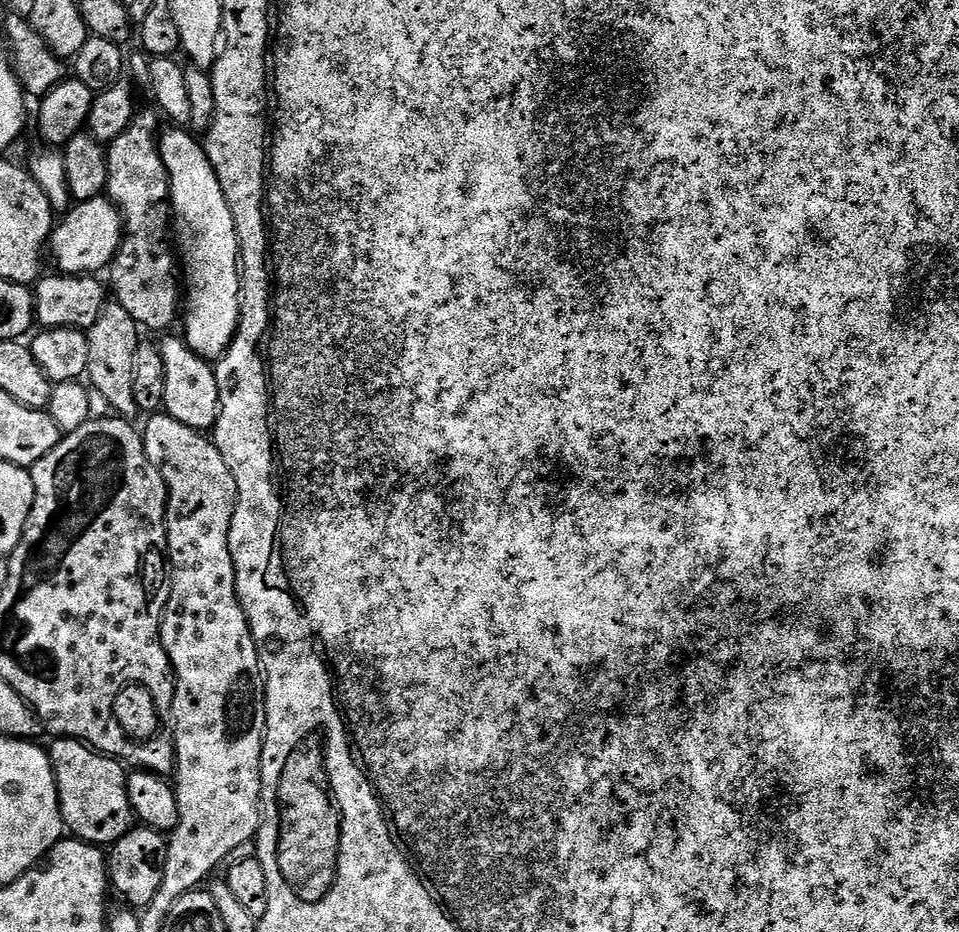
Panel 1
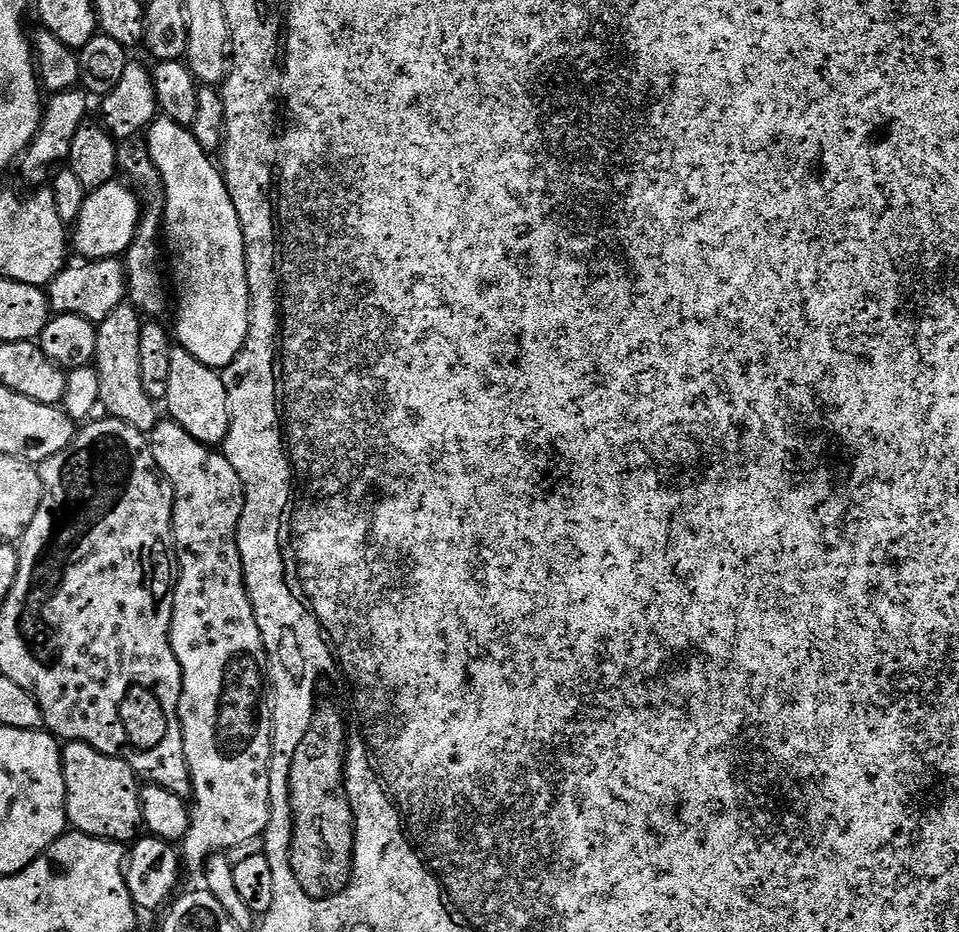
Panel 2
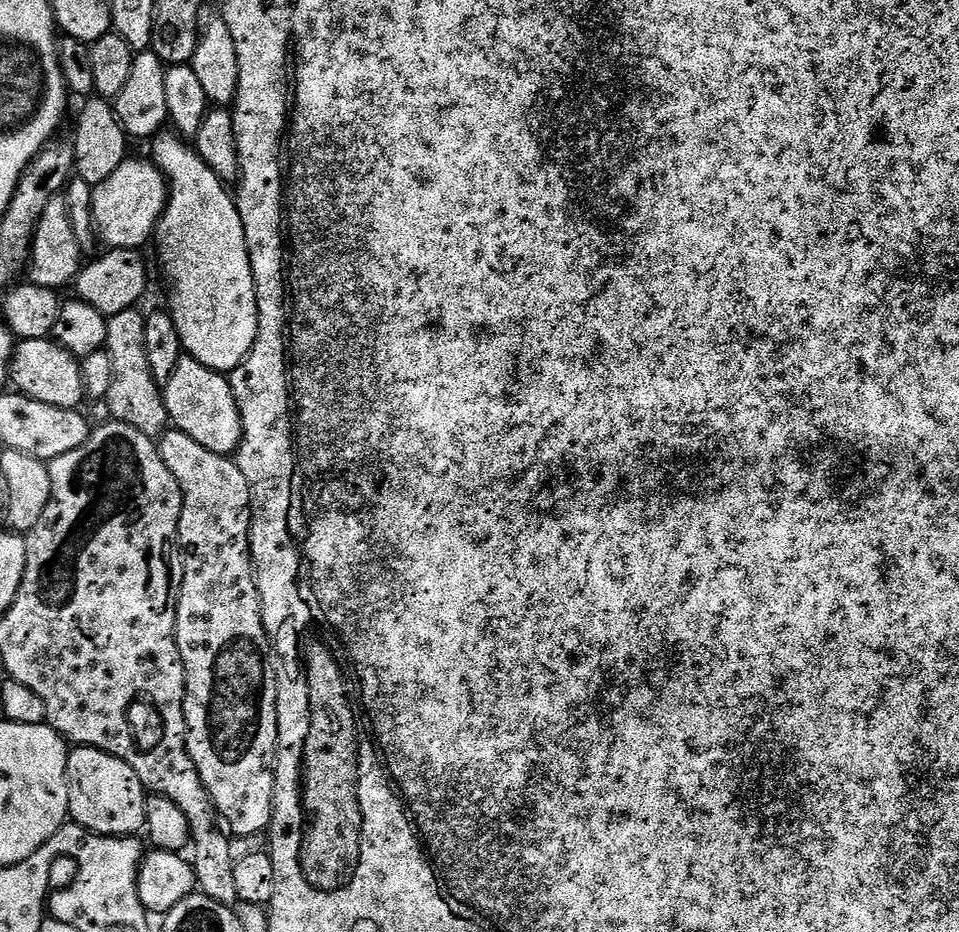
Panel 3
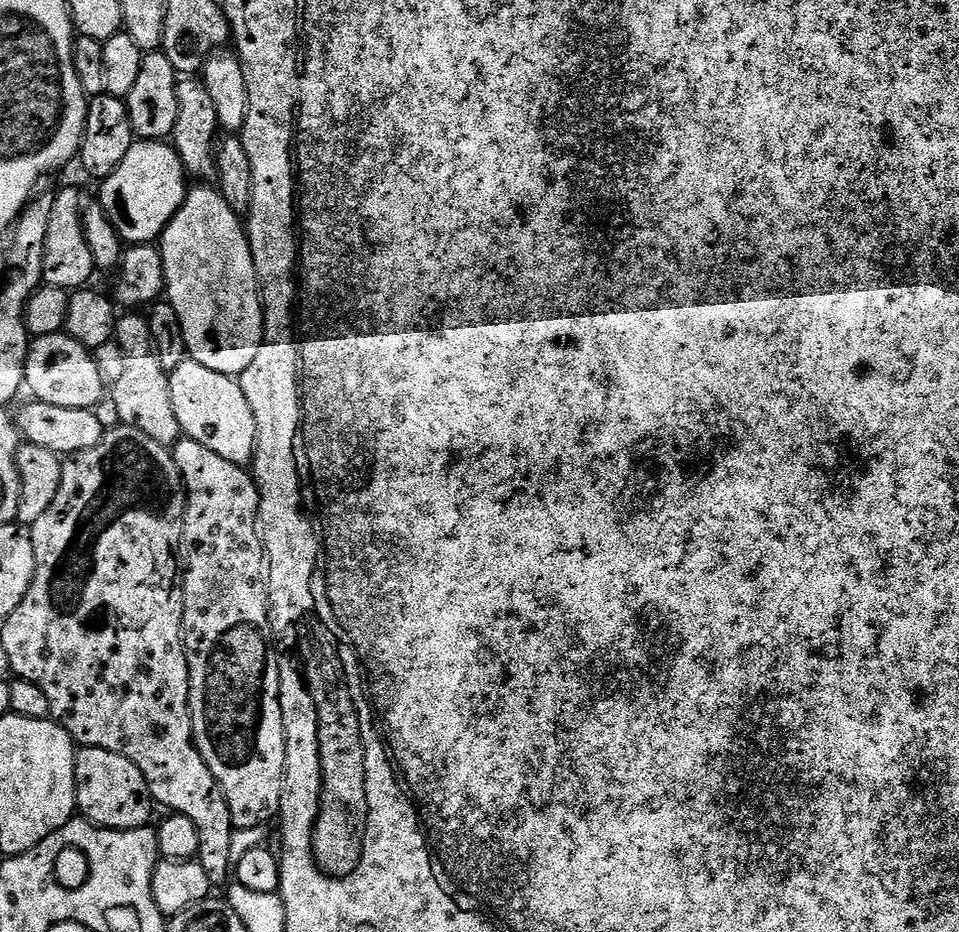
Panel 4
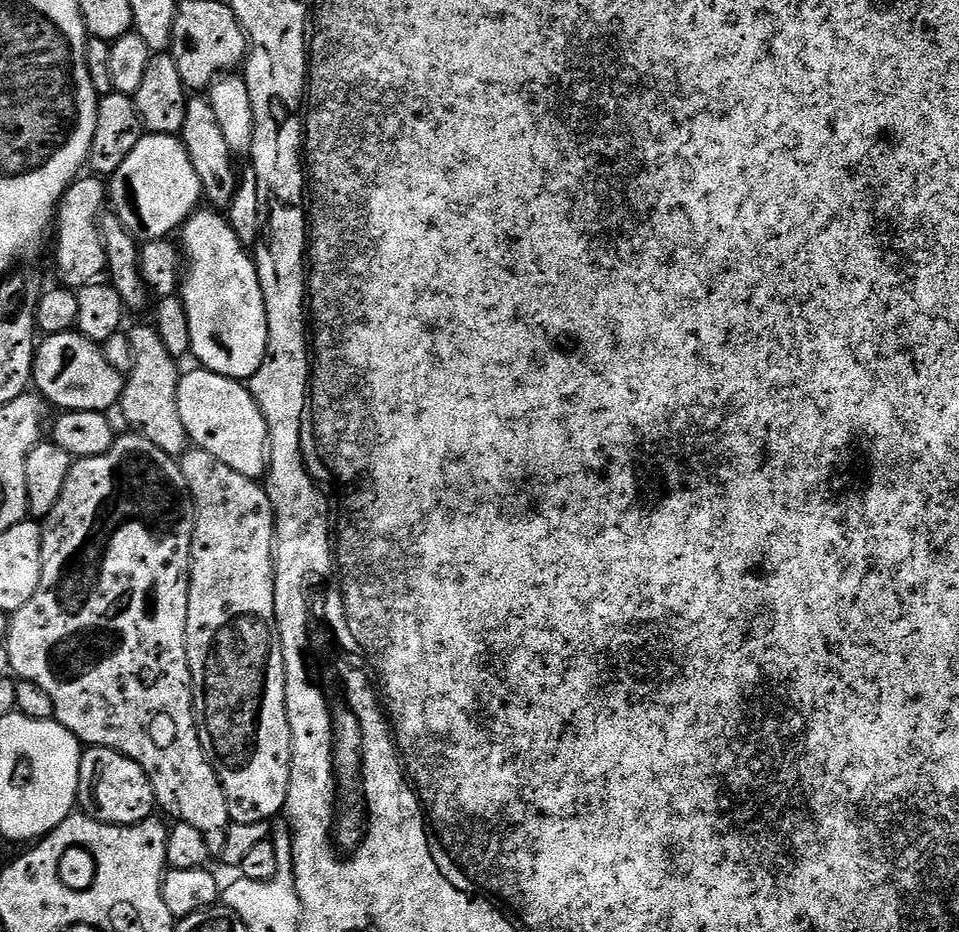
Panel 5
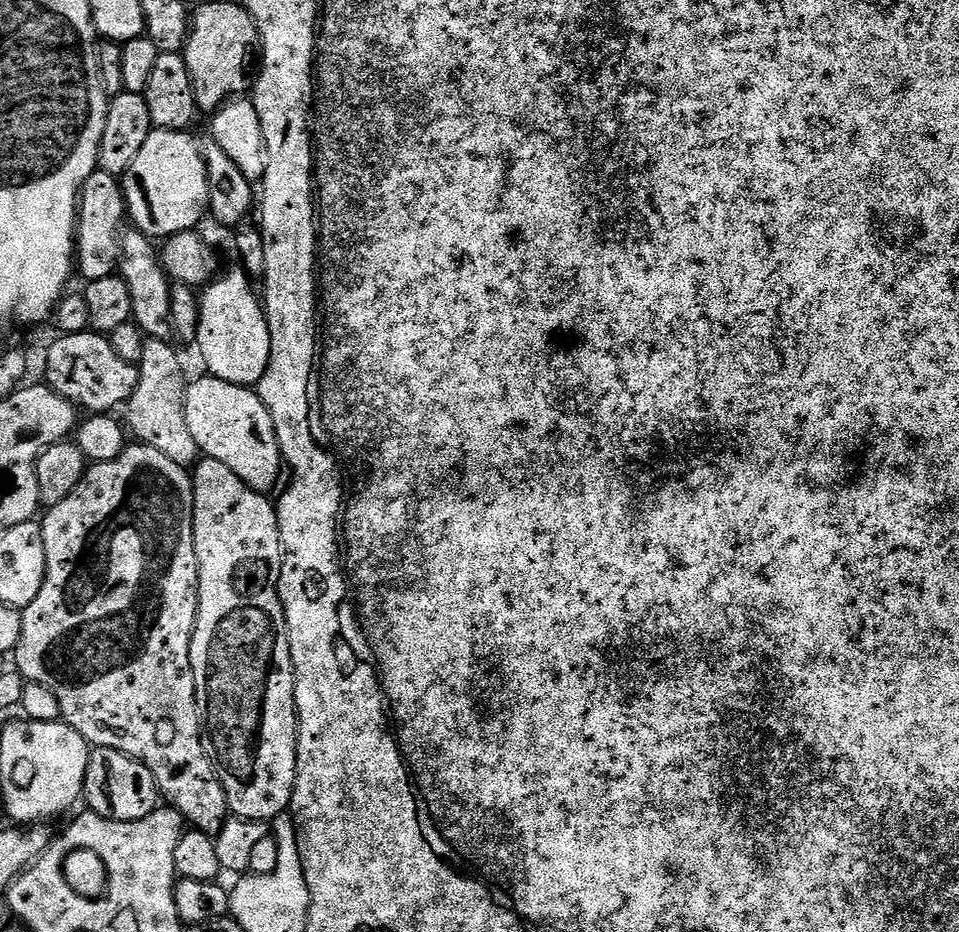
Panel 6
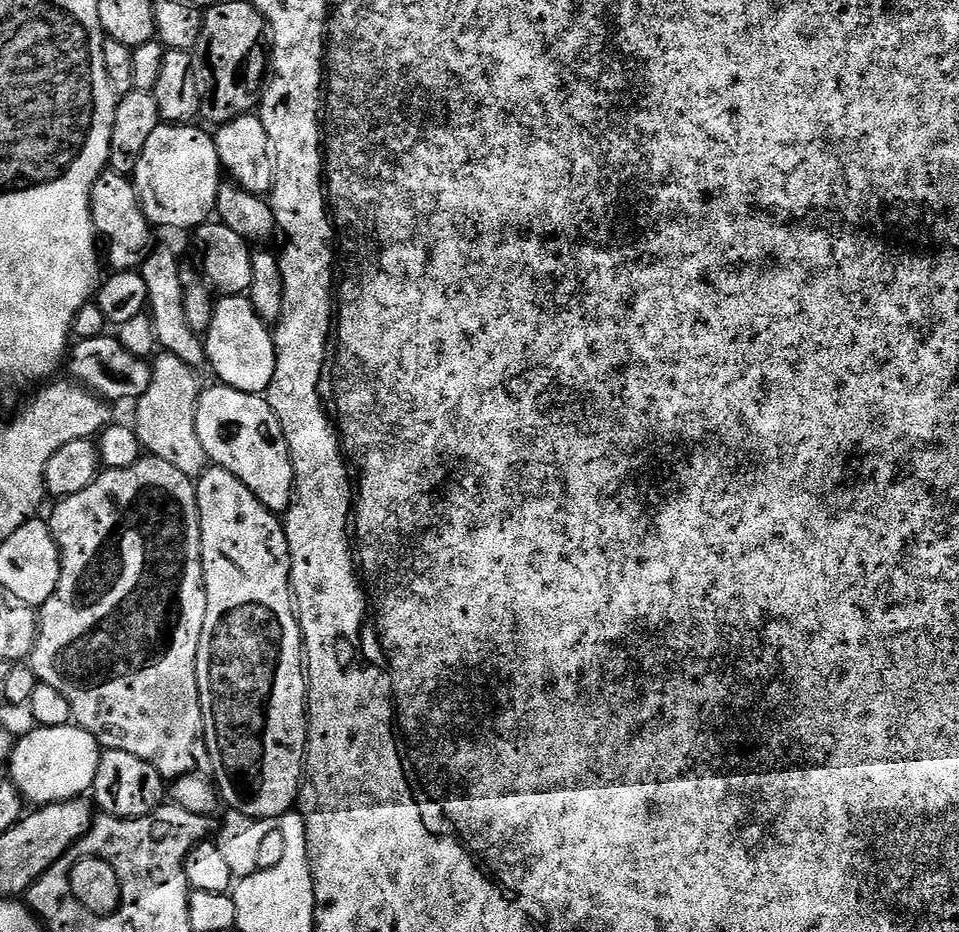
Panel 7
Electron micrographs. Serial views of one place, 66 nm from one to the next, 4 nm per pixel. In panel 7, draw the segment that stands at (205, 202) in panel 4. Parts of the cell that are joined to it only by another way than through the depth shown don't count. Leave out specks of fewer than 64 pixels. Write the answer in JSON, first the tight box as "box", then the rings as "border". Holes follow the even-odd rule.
{"box":[203,295,276,393],"border":[[[247,295],[224,296],[215,301],[216,309],[203,337],[207,363],[216,371],[215,379],[234,390],[267,393],[274,378],[276,341],[269,325],[261,320]]]}

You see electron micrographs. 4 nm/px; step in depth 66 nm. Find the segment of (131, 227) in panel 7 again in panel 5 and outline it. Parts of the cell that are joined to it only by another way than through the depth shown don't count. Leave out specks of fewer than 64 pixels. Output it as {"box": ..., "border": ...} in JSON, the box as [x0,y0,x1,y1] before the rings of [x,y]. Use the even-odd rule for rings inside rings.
{"box":[54,174,108,290],"border":[[[95,174],[81,175],[64,191],[54,221],[56,276],[63,287],[79,290],[85,284],[99,281],[105,275],[108,263],[104,243],[100,240],[98,221],[105,211],[107,200],[108,190],[105,181]]]}

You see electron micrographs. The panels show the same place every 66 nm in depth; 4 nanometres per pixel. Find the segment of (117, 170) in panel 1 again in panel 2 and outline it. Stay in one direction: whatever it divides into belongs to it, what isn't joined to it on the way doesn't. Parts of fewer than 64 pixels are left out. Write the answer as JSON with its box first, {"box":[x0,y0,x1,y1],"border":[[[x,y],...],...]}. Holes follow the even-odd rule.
{"box":[118,142,170,318],"border":[[[124,142],[118,148],[118,168],[134,185],[142,201],[140,225],[136,228],[136,237],[123,257],[124,267],[128,269],[128,295],[133,308],[145,317],[160,318],[170,308],[170,284],[164,281],[166,276],[166,252],[162,247],[162,229],[164,226],[164,180],[154,166],[147,147],[140,142]]]}

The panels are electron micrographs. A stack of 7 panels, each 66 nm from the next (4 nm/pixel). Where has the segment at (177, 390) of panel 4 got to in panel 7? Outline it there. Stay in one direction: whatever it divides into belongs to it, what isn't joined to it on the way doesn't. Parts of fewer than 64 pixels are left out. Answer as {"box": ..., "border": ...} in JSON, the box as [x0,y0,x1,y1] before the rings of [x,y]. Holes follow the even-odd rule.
{"box":[196,382,296,513],"border":[[[219,382],[213,385],[213,388],[205,387],[201,391],[200,400],[196,403],[198,438],[202,438],[202,446],[206,450],[209,461],[217,468],[230,470],[230,474],[238,477],[271,512],[287,513],[296,486],[296,471],[276,411],[268,405],[263,395],[234,390],[227,384]]]}

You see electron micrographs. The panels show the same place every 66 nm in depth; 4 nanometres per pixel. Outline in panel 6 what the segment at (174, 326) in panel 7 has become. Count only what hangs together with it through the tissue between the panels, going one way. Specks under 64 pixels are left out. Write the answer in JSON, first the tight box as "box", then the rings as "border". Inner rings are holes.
{"box":[118,231,173,340],"border":[[[128,231],[120,237],[118,275],[126,282],[126,286],[130,286],[132,320],[144,331],[145,337],[153,340],[168,340],[172,327],[170,306],[173,289],[170,287],[166,270],[160,262],[157,245],[152,245],[155,243],[142,232]]]}

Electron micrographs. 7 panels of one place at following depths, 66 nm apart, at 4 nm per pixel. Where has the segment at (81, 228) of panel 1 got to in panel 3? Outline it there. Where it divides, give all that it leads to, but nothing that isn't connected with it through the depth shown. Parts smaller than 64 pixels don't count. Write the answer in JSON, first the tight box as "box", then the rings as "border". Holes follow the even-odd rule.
{"box":[92,158,170,249],"border":[[[129,158],[106,178],[106,182],[92,189],[92,217],[101,241],[108,243],[109,249],[143,249],[143,244],[153,239],[156,225],[168,204],[170,185],[163,172],[151,159]]]}

